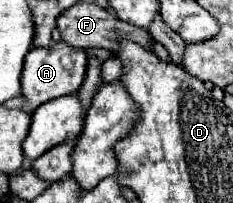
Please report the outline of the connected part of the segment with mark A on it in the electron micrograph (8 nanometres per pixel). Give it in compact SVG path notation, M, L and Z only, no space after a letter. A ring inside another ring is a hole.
M63 40L51 42L49 48L31 48L29 54L25 56L25 66L21 74L21 88L23 88L21 94L27 98L23 110L33 112L43 102L75 94L75 90L83 84L81 76L85 76L85 70L87 70L87 52L83 48L73 48Z

